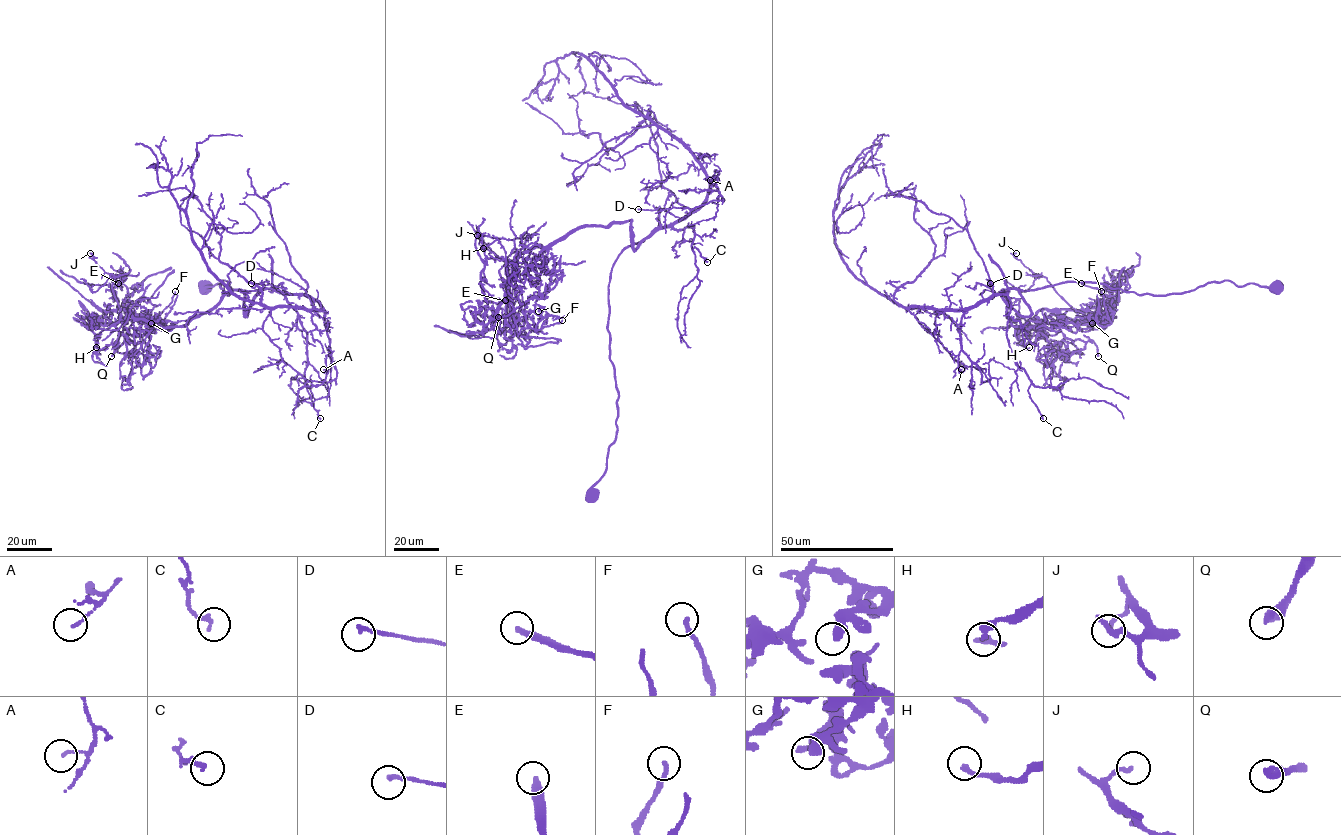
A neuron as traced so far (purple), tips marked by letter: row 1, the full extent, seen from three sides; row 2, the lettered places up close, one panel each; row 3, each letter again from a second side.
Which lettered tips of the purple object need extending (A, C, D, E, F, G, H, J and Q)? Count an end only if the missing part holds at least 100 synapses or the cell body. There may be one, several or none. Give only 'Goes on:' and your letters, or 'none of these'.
Goes on: none of these

